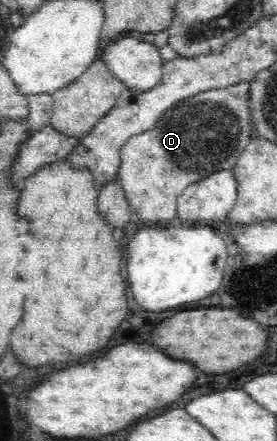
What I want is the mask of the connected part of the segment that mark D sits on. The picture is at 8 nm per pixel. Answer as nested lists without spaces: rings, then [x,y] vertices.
[[[249,83],[239,84],[205,92],[185,98],[162,115],[151,130],[132,136],[122,146],[118,177],[133,210],[134,218],[141,224],[170,224],[177,219],[177,199],[185,187],[207,178],[214,171],[229,170],[235,166],[242,150],[249,144],[252,133],[250,108],[248,105]]]

